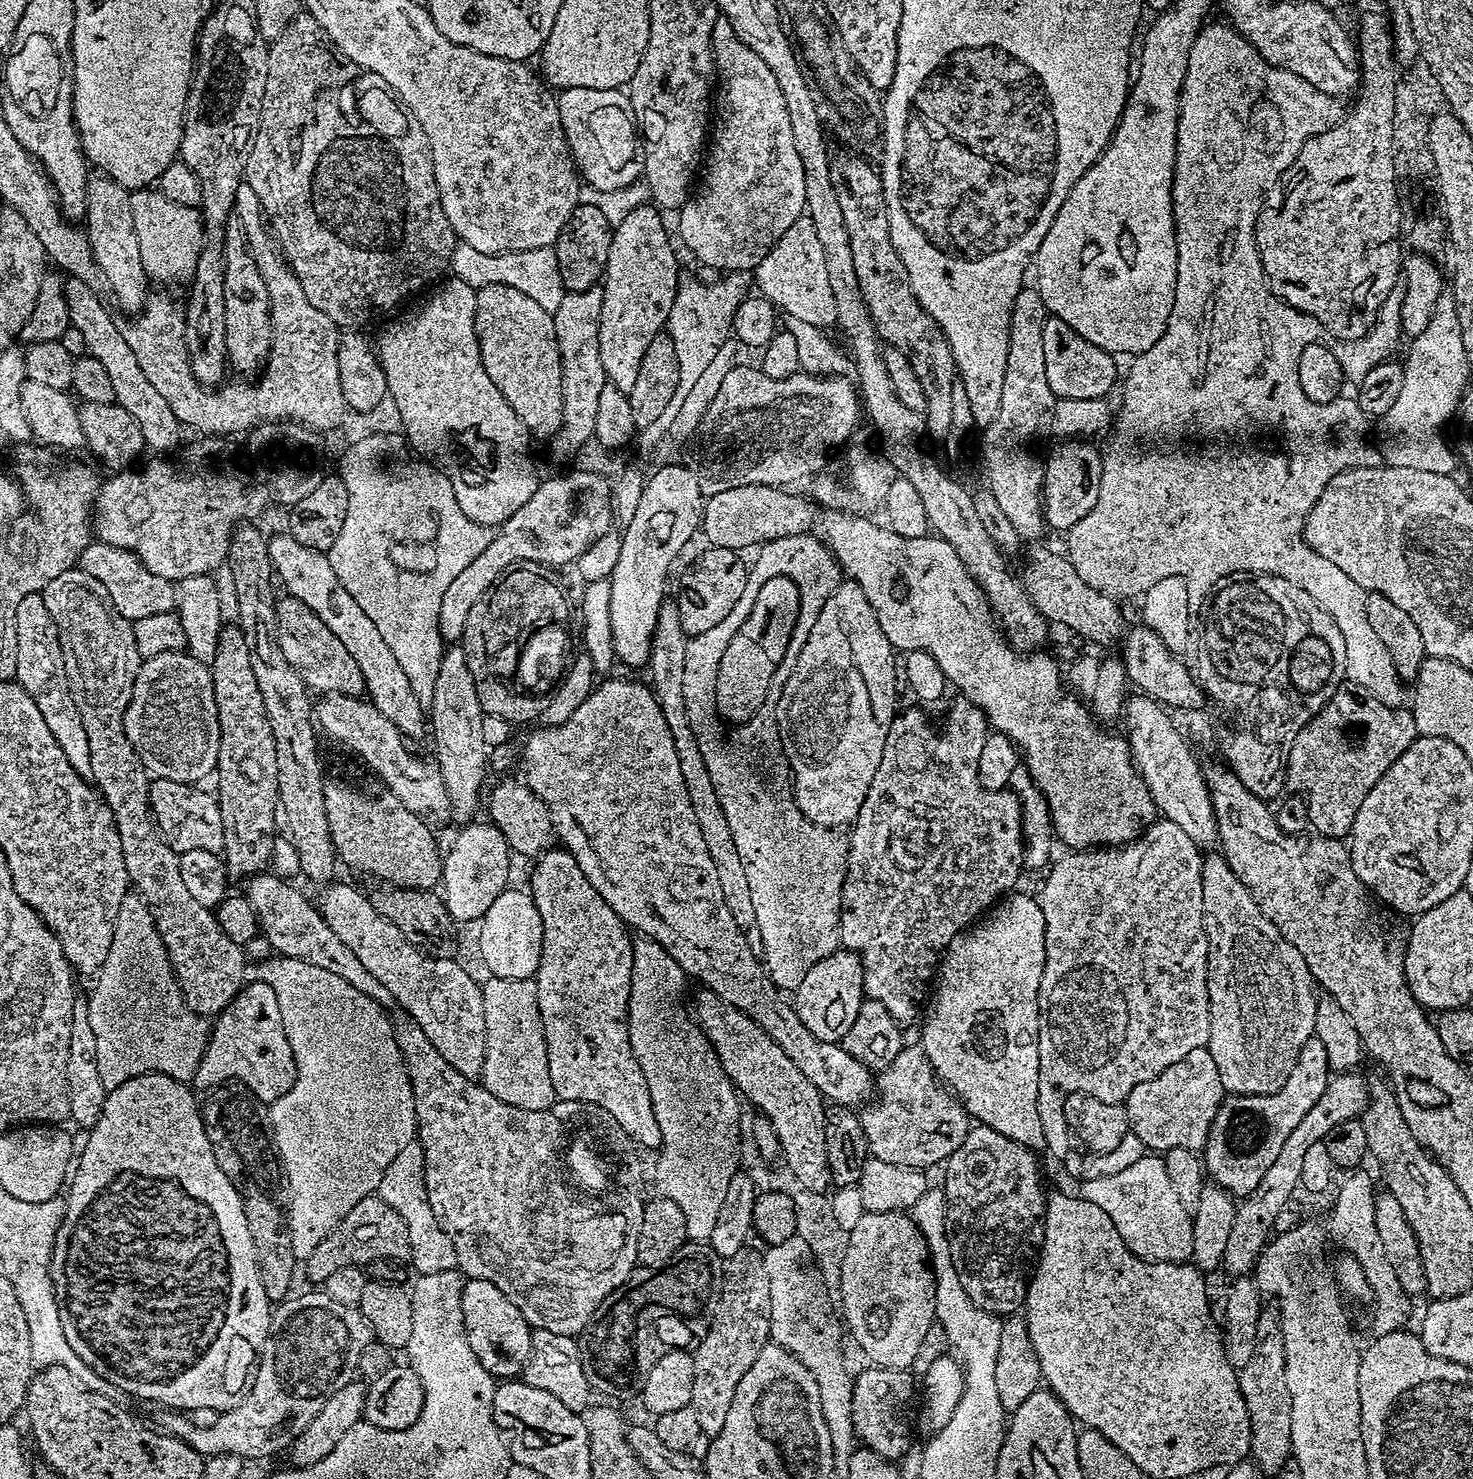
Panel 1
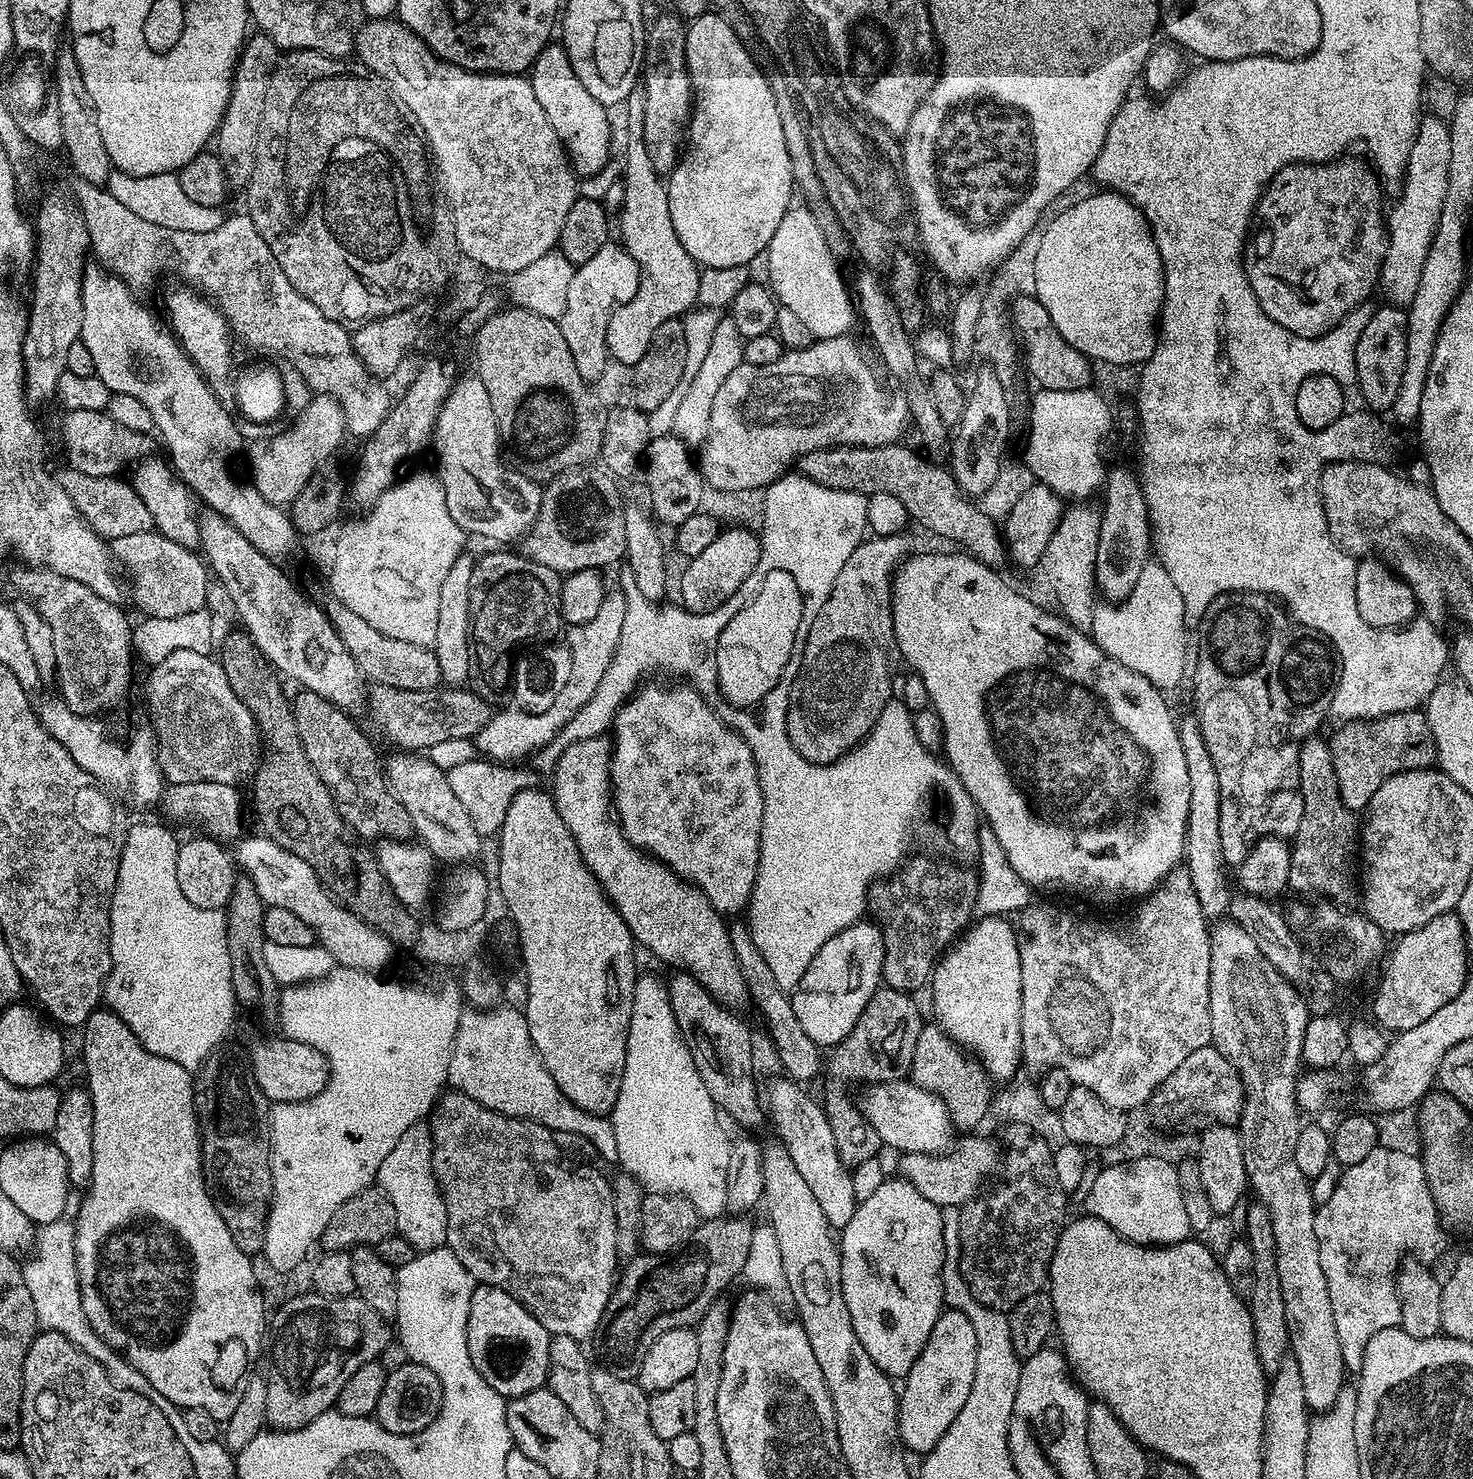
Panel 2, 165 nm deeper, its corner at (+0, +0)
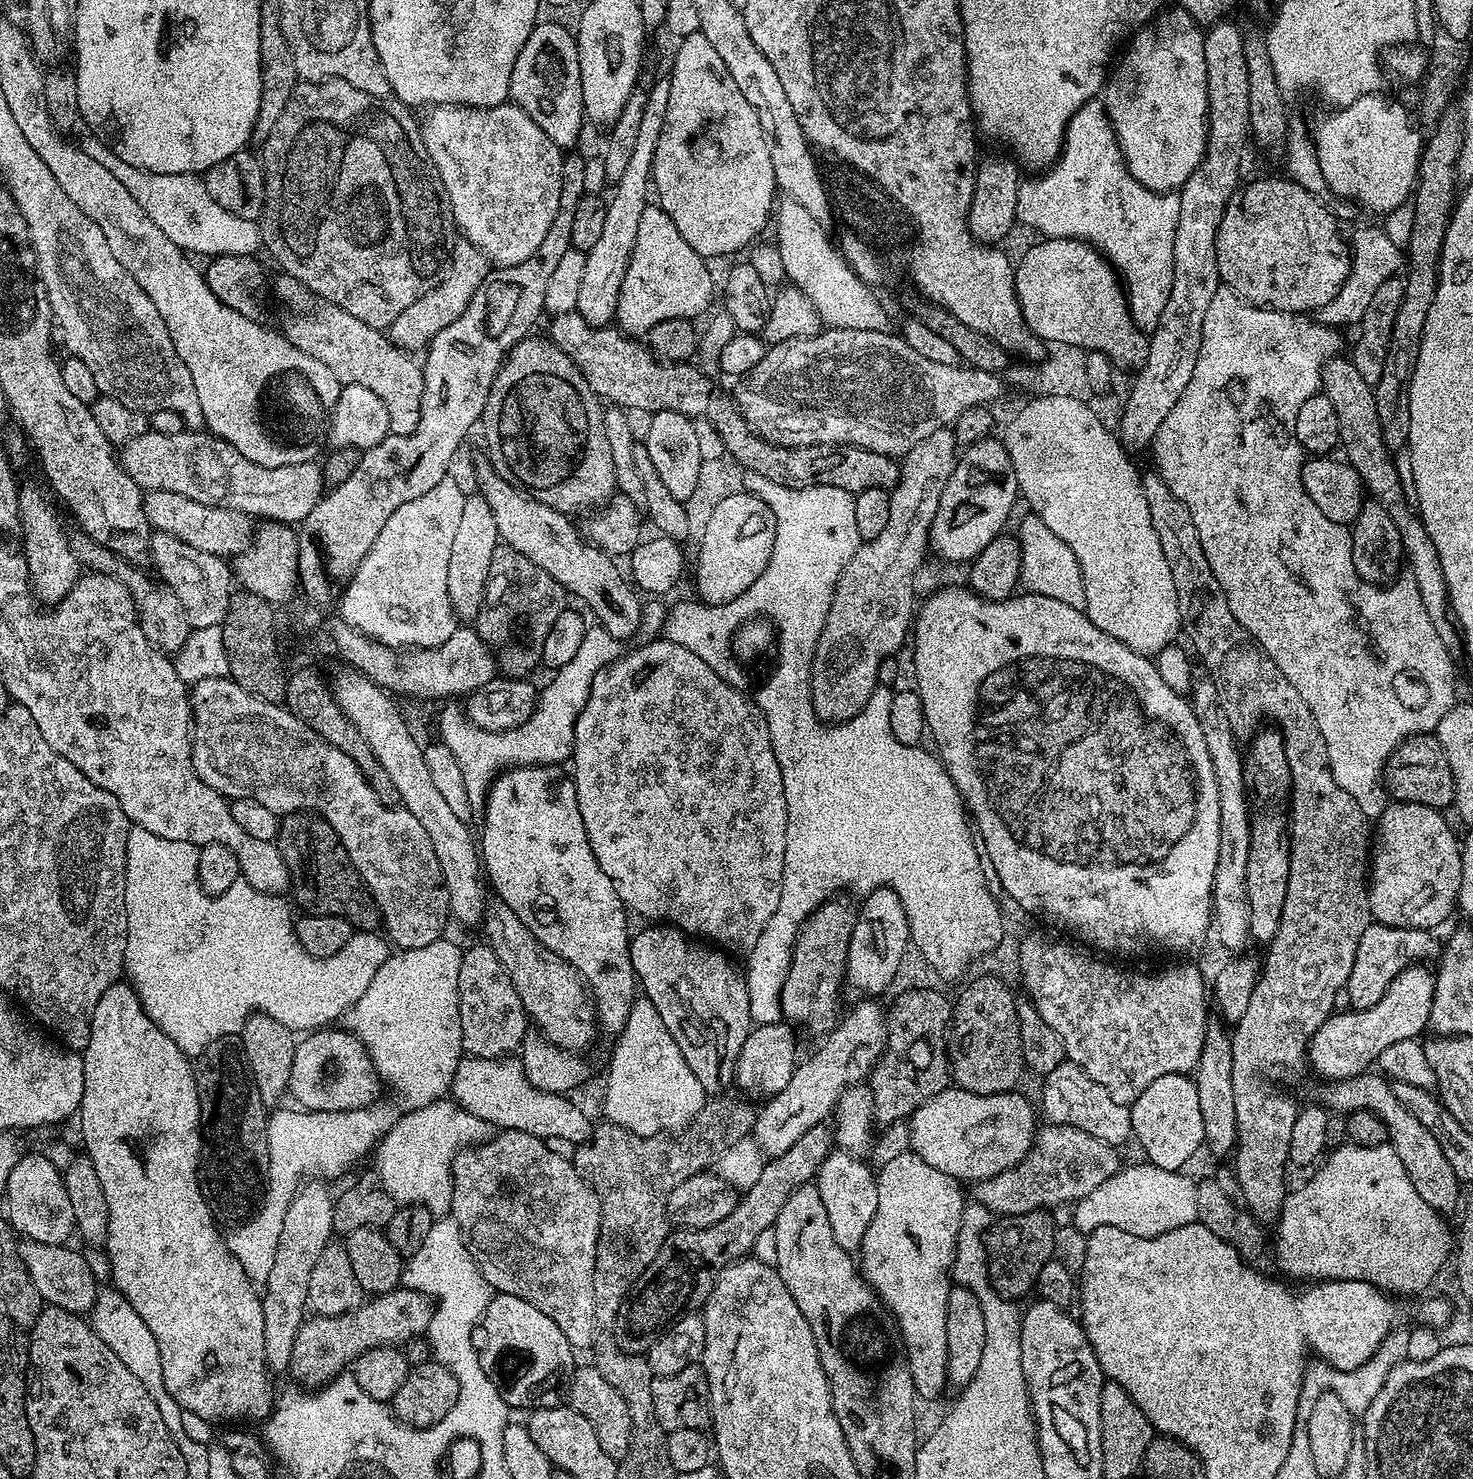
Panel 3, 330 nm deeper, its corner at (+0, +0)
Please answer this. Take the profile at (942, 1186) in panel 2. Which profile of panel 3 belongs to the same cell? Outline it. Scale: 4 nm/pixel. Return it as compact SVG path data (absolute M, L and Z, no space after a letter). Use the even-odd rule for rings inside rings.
M1045 1123L1037 1131L1032 1149L1024 1155L1021 1164L975 1185L975 1203L986 1206L1000 1218L1053 1210L1059 1204L1075 1205L1120 1171L1122 1161L1116 1152L1119 1152L1117 1145L1102 1142L1094 1134L1086 1134L1074 1126Z

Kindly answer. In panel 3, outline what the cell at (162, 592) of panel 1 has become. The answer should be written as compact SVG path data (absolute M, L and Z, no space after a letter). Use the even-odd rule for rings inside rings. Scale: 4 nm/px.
M153 531L148 550L150 564L156 567L159 579L175 592L178 602L182 602L193 629L224 623L234 591L234 572L225 557L194 550L194 546L186 546L174 534L158 531Z

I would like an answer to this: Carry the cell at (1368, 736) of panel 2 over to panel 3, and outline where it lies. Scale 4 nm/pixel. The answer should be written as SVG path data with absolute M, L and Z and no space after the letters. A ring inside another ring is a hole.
M1417 734L1408 737L1388 759L1383 779L1386 781L1387 791L1397 801L1425 804L1441 810L1451 809L1455 805L1456 787L1450 762L1446 762L1446 750L1442 750L1435 734Z

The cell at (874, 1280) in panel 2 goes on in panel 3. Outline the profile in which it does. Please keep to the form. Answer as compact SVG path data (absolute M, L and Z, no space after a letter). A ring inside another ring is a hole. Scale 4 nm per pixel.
M905 1150L897 1156L892 1156L885 1162L876 1172L876 1189L878 1190L878 1210L874 1214L874 1218L870 1222L870 1226L866 1230L866 1234L862 1238L858 1249L858 1267L860 1275L863 1276L867 1284L871 1286L880 1297L885 1308L892 1313L897 1329L900 1333L902 1341L902 1351L908 1361L908 1369L910 1370L910 1378L916 1387L917 1397L921 1401L932 1400L939 1394L948 1384L948 1355L946 1354L946 1298L950 1294L950 1290L954 1287L953 1281L950 1279L952 1275L952 1263L954 1262L954 1250L958 1242L958 1230L962 1222L962 1210L966 1203L966 1197L962 1189L961 1181L956 1180L950 1174L942 1174L942 1170L934 1170L934 1166L930 1166L930 1162L922 1162L922 1158L918 1153Z

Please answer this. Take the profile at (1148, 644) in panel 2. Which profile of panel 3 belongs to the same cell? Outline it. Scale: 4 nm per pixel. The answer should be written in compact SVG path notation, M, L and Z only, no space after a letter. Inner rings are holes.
M1037 396L1028 401L1030 402L1025 408L1017 410L1016 417L1009 422L1008 429L1002 433L1004 448L1010 454L1010 462L1014 466L1014 474L1020 487L1019 495L1022 497L1023 503L1025 500L1032 507L1029 508L1031 515L1042 518L1042 522L1046 522L1046 526L1050 526L1050 530L1054 530L1054 534L1058 538L1062 538L1062 542L1066 542L1070 546L1070 550L1074 550L1074 558L1078 558L1080 578L1084 586L1082 608L1088 613L1090 622L1094 622L1094 626L1098 626L1098 630L1118 638L1118 642L1122 642L1126 646L1130 646L1130 650L1140 652L1149 658L1155 657L1156 653L1177 639L1176 632L1178 636L1181 631L1180 611L1178 610L1178 594L1174 594L1174 574L1170 574L1166 554L1162 554L1162 542L1158 542L1154 522L1150 522L1150 509L1146 506L1146 494L1142 494L1141 469L1138 470L1132 465L1132 460L1128 457L1131 455L1120 443L1117 433L1108 432L1107 426L1096 417L1091 403L1084 403L1078 398L1050 396Z

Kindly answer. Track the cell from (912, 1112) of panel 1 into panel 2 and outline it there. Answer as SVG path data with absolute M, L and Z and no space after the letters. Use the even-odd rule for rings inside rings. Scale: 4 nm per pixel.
M932 1022L925 1023L918 1034L910 1079L922 1090L933 1092L943 1102L948 1117L957 1129L974 1130L994 1093L990 1077L984 1071L984 1065L969 1055L955 1040L949 1038L943 1028Z

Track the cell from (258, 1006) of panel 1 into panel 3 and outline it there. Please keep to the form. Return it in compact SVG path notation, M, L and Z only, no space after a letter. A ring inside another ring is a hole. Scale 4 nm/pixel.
M340 1026L313 1030L296 1045L294 1066L290 1070L288 1092L301 1109L310 1112L345 1112L369 1108L377 1103L382 1081L376 1073L366 1046Z

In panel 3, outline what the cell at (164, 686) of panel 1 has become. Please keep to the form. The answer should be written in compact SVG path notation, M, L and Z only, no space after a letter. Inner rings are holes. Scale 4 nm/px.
M228 676L206 678L191 685L190 699L192 765L206 786L218 790L225 798L262 802L266 810L281 818L302 812L325 820L332 828L332 835L339 838L369 896L376 903L383 931L397 949L430 946L430 942L445 935L444 927L450 924L450 913L438 854L434 854L430 837L410 810L381 800L347 754L314 734L314 730L303 724L284 704L266 702L242 690L242 686Z

